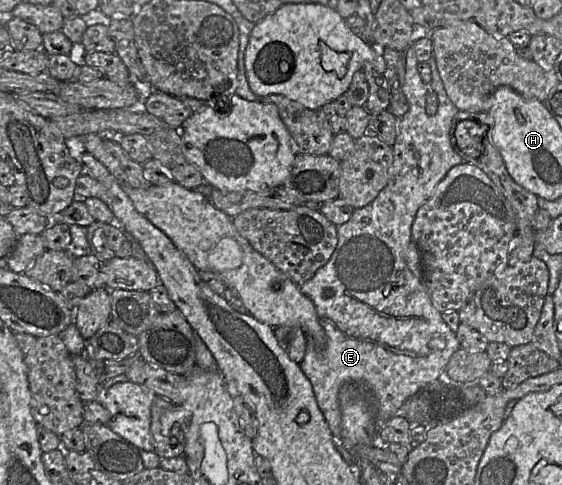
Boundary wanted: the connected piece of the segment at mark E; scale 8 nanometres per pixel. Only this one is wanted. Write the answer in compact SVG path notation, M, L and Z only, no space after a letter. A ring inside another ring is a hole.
M409 44L402 86L409 110L398 119L396 140L392 146L392 176L388 185L370 204L354 209L351 218L337 226L338 242L329 261L300 287L300 291L313 302L319 317L329 320L323 323L323 344L307 336L306 353L299 365L312 384L318 406L337 441L338 449L342 444L342 393L351 390L367 397L376 414L376 426L380 427L401 412L410 397L444 378L447 364L454 352L461 347L455 333L443 321L442 312L431 304L422 276L407 265L407 249L414 243L412 224L418 208L447 171L464 162L463 157L455 151L451 138L453 119L459 110L446 94L433 56L427 62L432 74L429 84L421 79L418 63L413 44ZM430 88L438 99L438 109L434 115L429 115L426 111L426 96Z

